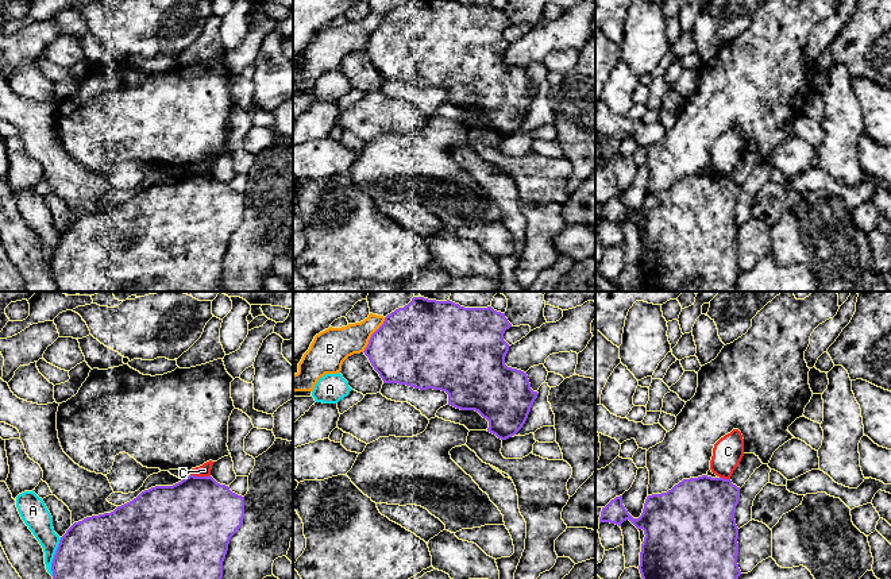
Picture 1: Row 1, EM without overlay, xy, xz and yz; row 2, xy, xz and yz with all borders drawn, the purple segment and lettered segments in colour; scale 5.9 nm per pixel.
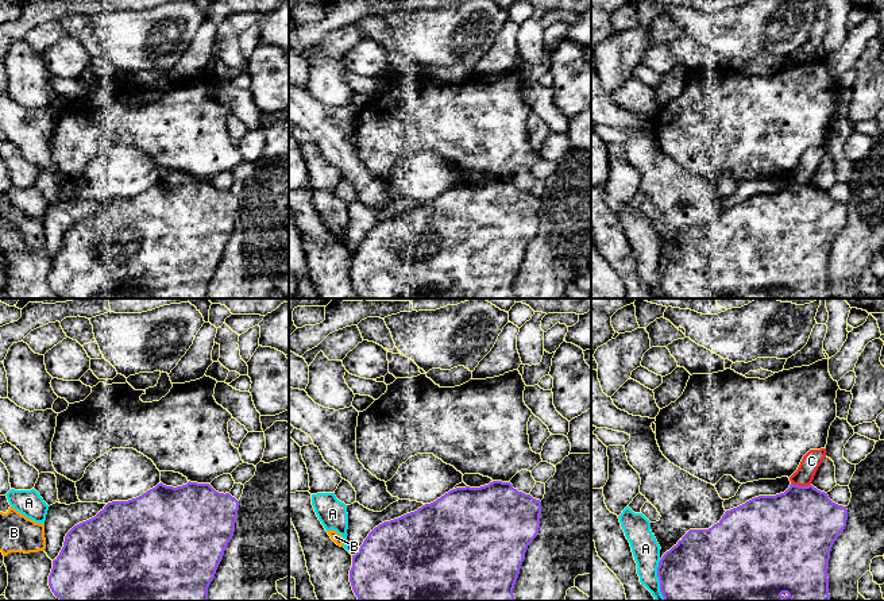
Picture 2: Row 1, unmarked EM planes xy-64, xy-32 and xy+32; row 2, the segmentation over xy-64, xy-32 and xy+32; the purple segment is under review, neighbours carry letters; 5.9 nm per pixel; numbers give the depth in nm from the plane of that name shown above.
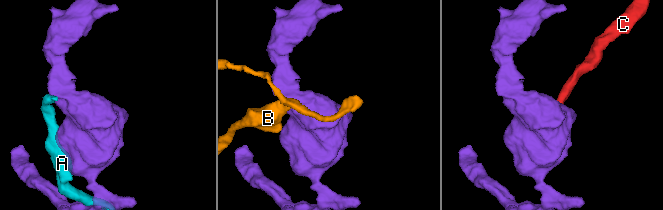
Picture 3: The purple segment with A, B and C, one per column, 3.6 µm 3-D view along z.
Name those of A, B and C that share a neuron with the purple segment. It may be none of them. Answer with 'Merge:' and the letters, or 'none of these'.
Merge: none of these

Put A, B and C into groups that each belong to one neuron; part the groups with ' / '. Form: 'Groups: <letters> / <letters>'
Groups: A / B / C

